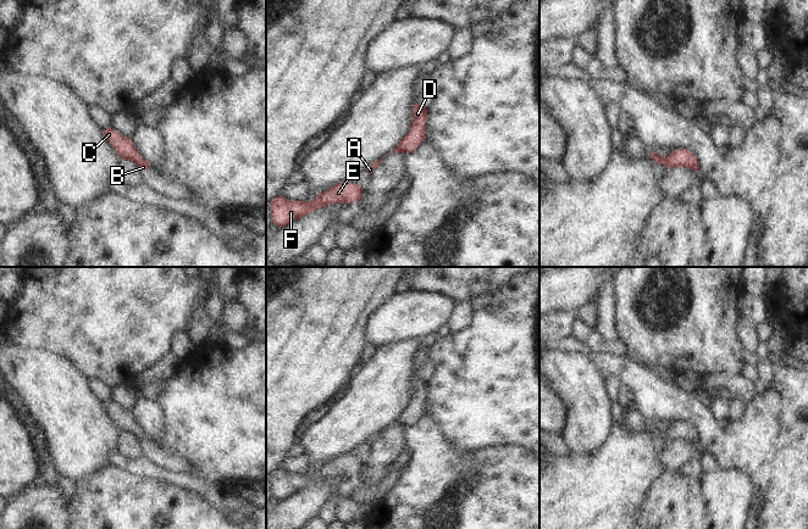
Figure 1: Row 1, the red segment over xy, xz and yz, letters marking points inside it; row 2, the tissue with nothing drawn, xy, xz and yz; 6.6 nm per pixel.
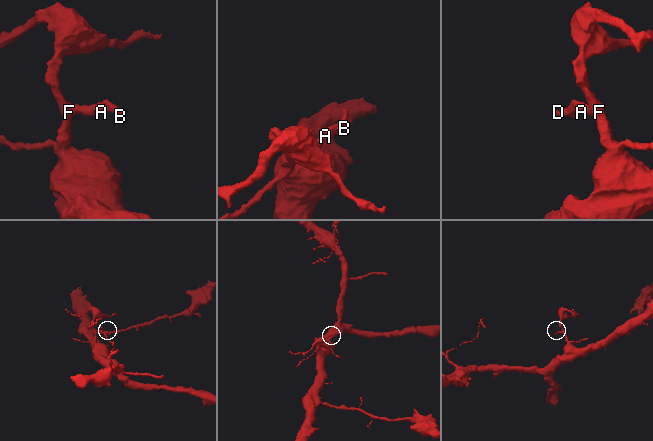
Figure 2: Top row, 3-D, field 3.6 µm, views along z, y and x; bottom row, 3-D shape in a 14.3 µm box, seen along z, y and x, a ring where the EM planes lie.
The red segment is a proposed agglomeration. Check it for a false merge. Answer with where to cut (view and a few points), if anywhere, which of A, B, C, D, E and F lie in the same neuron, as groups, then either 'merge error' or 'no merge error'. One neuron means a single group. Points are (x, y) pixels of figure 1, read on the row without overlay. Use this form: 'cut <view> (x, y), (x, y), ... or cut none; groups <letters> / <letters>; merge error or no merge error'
cut none; groups A B C D E F; no merge error

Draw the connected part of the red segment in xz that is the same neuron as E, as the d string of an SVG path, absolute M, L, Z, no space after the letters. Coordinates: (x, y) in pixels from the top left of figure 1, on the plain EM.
M339 456L322 464L317 470L309 475L292 474L278 468L270 478L271 492L278 501L284 500L323 479L338 475L353 477L359 474L363 464L364 461L356 456Z

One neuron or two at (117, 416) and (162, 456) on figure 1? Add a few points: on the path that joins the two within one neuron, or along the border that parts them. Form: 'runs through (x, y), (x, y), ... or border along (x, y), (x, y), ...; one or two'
runs through (128, 424), (151, 449); one

